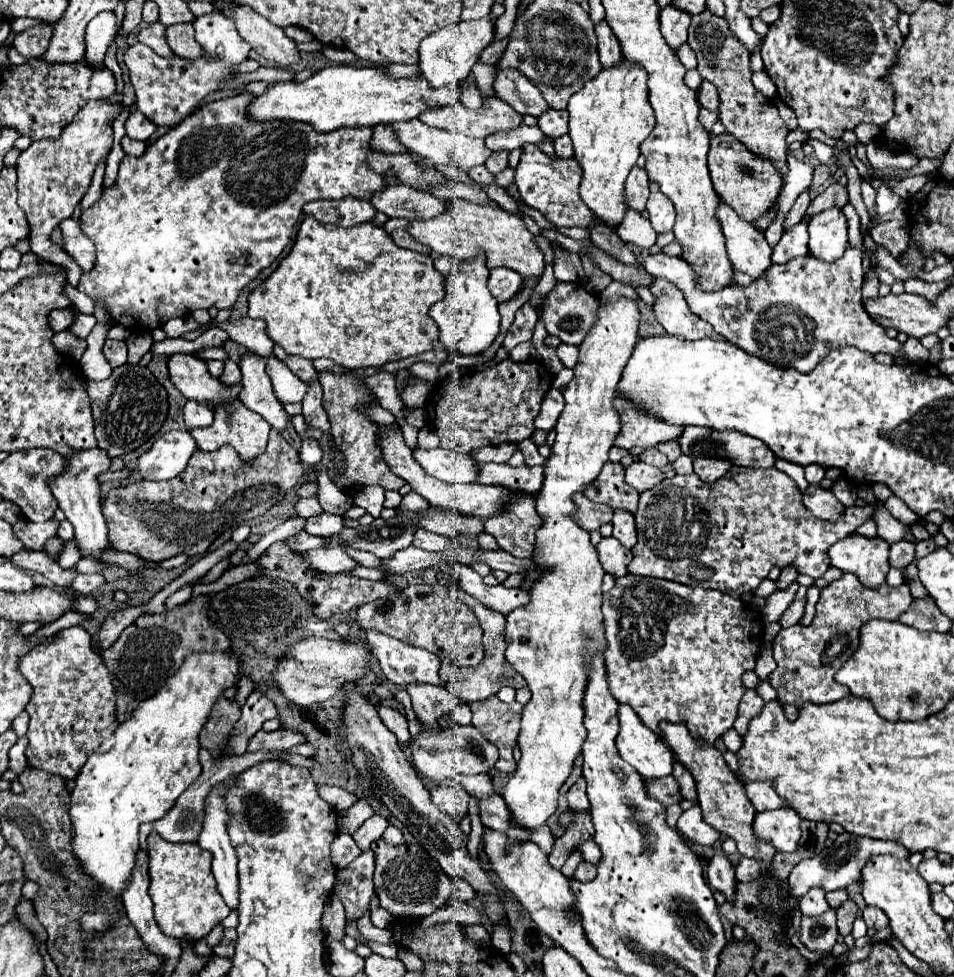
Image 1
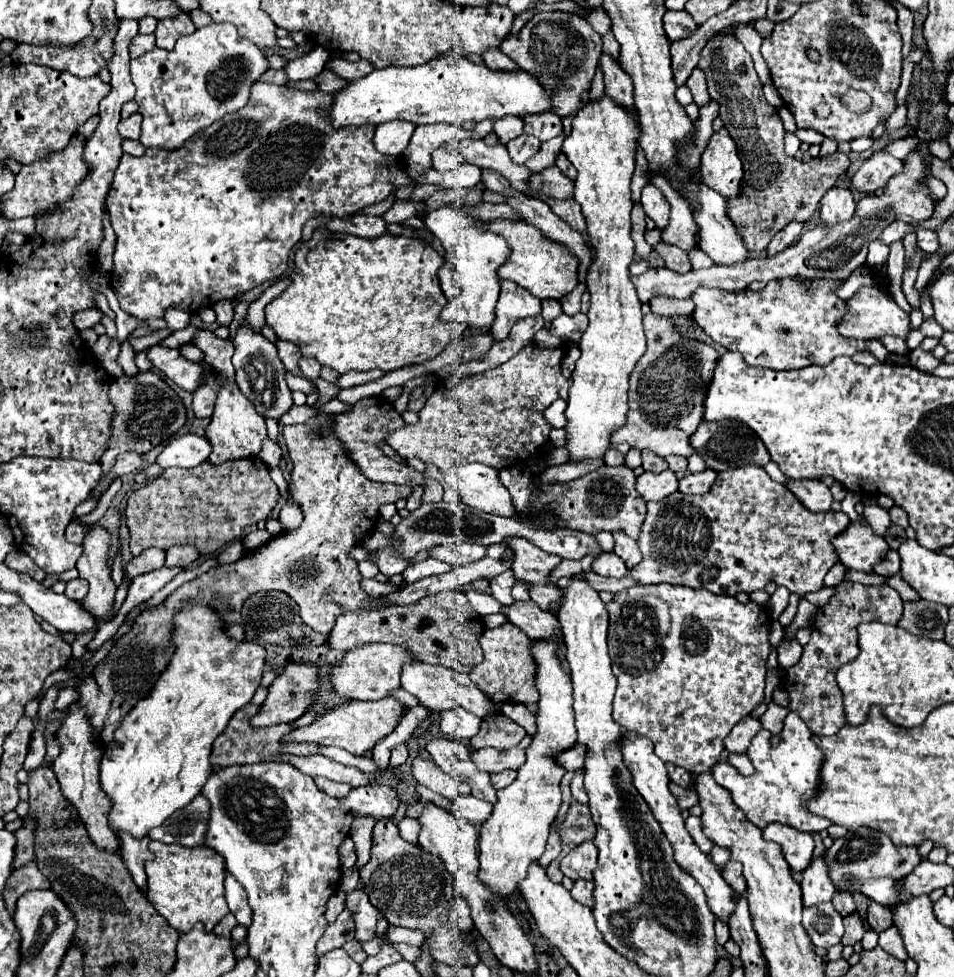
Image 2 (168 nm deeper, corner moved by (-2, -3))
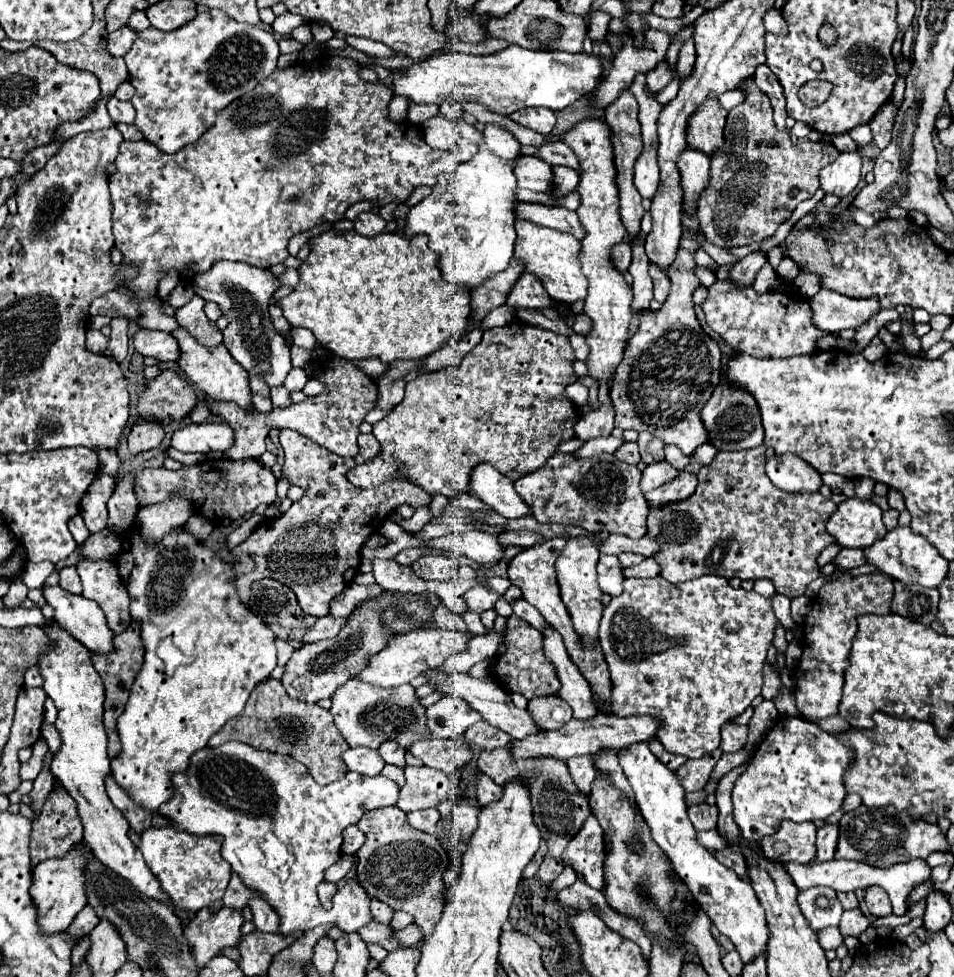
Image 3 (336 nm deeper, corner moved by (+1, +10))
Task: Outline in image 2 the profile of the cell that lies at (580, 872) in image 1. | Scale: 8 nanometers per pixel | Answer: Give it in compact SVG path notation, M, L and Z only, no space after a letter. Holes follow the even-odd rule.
M580 879L580 881L574 883L574 887L572 887L570 893L572 893L572 897L574 897L578 903L582 903L582 905L586 905L586 907L592 909L592 887L594 887L592 881Z

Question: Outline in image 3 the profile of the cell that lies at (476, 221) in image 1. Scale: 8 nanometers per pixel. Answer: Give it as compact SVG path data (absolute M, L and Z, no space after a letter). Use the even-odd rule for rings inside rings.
M517 220L515 230L517 230L515 258L523 262L525 272L537 276L541 280L543 288L547 290L547 294L555 302L573 304L575 300L583 300L587 294L587 282L585 282L585 276L581 274L581 266L577 262L581 242L573 234L543 228L543 226L537 226L527 220Z

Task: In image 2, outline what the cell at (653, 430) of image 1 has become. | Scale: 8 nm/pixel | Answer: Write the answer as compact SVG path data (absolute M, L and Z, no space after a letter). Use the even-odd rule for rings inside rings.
M648 313L642 317L648 349L630 375L628 419L626 425L612 435L612 443L628 443L638 449L652 449L660 457L694 455L690 435L704 419L704 387L712 379L712 367L720 353L706 343L688 339L676 331L668 317Z

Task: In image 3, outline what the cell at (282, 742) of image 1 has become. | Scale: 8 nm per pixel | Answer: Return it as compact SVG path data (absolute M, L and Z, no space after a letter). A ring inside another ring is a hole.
M355 678L347 680L331 696L329 712L335 718L337 730L351 748L379 748L379 744L385 740L397 740L405 750L409 750L413 742L425 738L425 708L419 704L419 698L415 696L415 688L411 684L385 690L357 682Z

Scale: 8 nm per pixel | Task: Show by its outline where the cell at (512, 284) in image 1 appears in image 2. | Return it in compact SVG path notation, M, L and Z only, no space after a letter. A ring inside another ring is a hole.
M502 281L502 297L498 297L496 305L496 323L490 327L492 337L502 341L508 337L512 325L520 319L532 317L540 313L540 299L528 295L520 285L512 281Z

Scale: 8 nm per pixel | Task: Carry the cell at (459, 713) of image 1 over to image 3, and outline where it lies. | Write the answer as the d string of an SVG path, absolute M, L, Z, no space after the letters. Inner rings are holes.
M443 696L437 704L427 708L427 736L461 738L477 720L481 720L481 716L463 698Z

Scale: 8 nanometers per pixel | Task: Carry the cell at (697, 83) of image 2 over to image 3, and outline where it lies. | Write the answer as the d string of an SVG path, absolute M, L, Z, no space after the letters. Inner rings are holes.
M687 40L677 58L679 80L685 80L693 72L693 64L695 64L695 46L693 46L693 40Z

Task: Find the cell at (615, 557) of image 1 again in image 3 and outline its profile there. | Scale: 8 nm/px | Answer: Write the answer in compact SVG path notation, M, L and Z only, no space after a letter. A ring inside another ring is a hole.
M601 554L597 564L597 574L599 574L599 586L605 594L611 594L611 596L621 594L623 574L621 574L621 564L617 556Z

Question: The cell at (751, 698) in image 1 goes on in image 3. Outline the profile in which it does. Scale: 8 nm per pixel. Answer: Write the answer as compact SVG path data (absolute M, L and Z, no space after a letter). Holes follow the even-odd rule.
M727 722L721 728L721 750L723 752L737 752L745 746L747 740L747 726L735 724L735 722Z

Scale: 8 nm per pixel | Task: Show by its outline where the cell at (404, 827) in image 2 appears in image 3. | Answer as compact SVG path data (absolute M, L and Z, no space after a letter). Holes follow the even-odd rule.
M429 808L429 810L423 810L423 812L411 812L411 814L407 814L407 822L413 828L429 832L429 834L433 834L433 828L435 828L437 820L439 820L437 808Z

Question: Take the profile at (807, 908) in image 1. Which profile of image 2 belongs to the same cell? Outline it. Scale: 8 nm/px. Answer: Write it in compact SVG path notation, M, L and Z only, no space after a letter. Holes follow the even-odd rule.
M824 855L816 857L812 865L802 873L802 895L804 895L804 905L812 907L822 901L830 901L836 887L828 875L828 865L824 863Z

